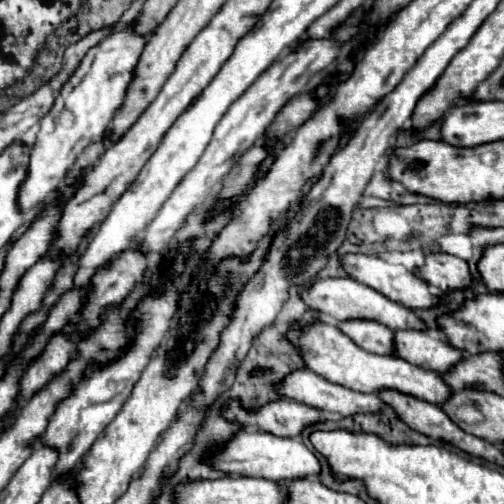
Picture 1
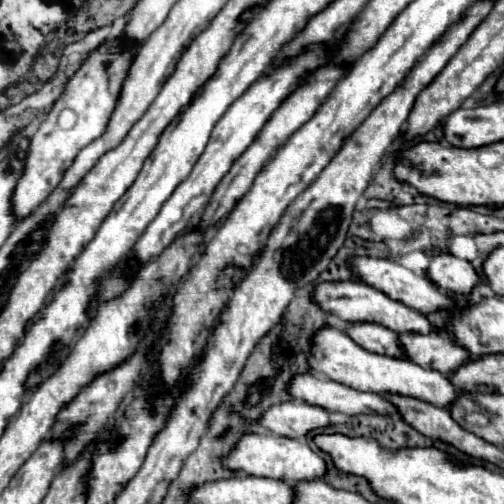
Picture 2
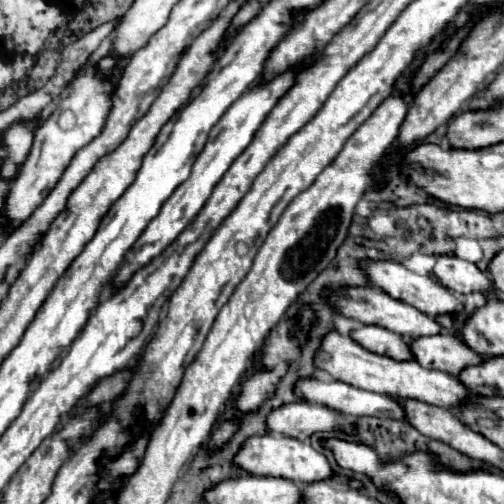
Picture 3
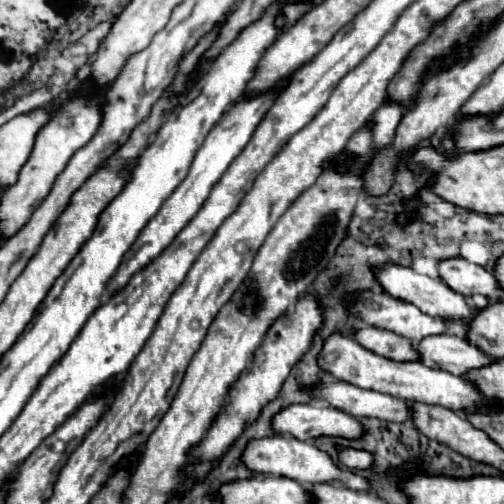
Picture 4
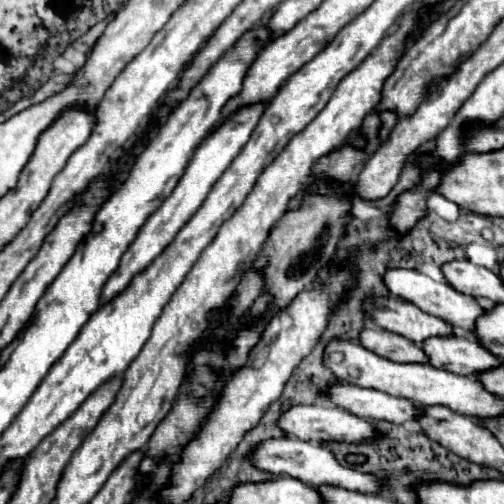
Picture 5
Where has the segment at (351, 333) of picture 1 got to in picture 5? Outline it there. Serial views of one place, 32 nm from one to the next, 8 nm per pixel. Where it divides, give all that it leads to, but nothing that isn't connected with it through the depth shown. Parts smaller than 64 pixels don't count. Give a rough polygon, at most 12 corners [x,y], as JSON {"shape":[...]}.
{"shape":[[366,326],[360,344],[392,362],[426,362],[420,346],[400,334]]}

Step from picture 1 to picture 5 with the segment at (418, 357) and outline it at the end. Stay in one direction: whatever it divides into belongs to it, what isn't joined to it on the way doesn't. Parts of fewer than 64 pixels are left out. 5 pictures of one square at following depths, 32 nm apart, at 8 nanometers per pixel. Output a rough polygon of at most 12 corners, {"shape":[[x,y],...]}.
{"shape":[[476,340],[422,342],[428,364],[474,376],[500,364]]}

